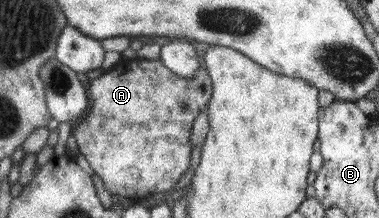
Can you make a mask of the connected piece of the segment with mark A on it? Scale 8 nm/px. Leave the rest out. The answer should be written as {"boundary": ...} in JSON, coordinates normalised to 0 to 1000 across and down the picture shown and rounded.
{"boundary":[[[361,257],[356,271],[325,271],[317,294],[301,298],[288,321],[274,326],[272,344],[243,367],[237,413],[248,454],[248,491],[216,546],[193,564],[190,615],[201,633],[208,697],[222,706],[251,798],[269,817],[285,881],[293,881],[296,894],[311,890],[311,899],[325,899],[354,927],[369,927],[372,913],[391,913],[409,885],[451,881],[459,853],[470,844],[475,812],[501,771],[501,706],[509,683],[509,661],[504,656],[507,578],[522,518],[544,495],[557,454],[562,385],[544,312],[528,307],[507,367],[491,367],[443,321],[420,271],[396,275]]]}

